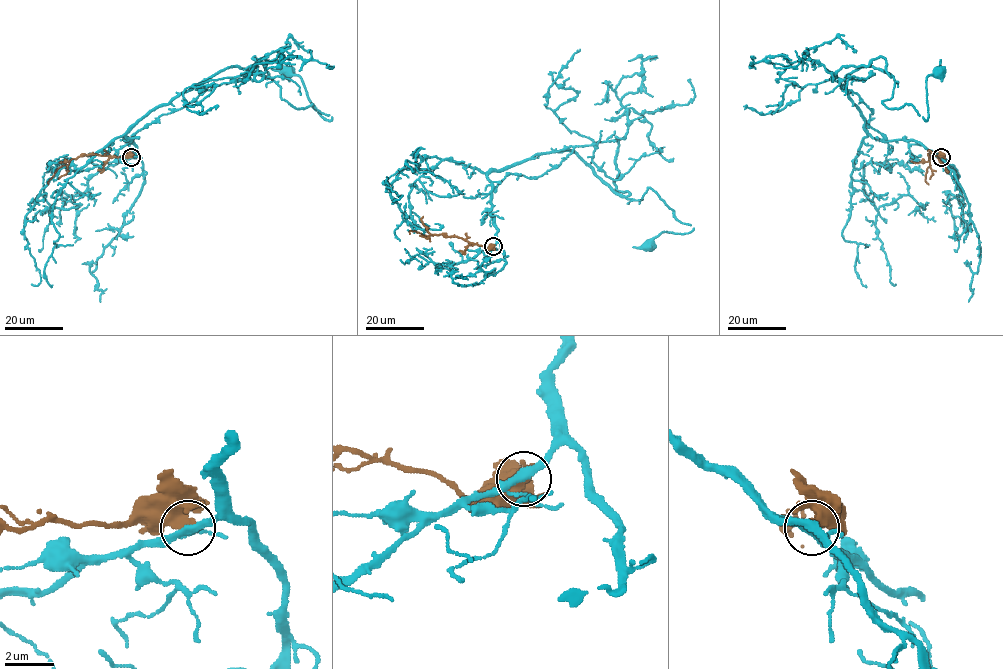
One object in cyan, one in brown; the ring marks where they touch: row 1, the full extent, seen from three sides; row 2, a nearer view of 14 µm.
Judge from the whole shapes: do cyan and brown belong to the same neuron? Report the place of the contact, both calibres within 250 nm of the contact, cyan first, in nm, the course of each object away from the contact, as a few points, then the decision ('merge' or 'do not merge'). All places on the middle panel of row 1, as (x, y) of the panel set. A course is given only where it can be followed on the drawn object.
place (493, 246); calibres 220 and 440 nm; course cyan (492, 246), (487, 175), (569, 151), (627, 198), (642, 199), (650, 188), (693, 227), (648, 245); course brown (492, 246), (485, 249), (456, 236), (442, 234), (427, 236), (411, 230), (409, 234); do not merge

